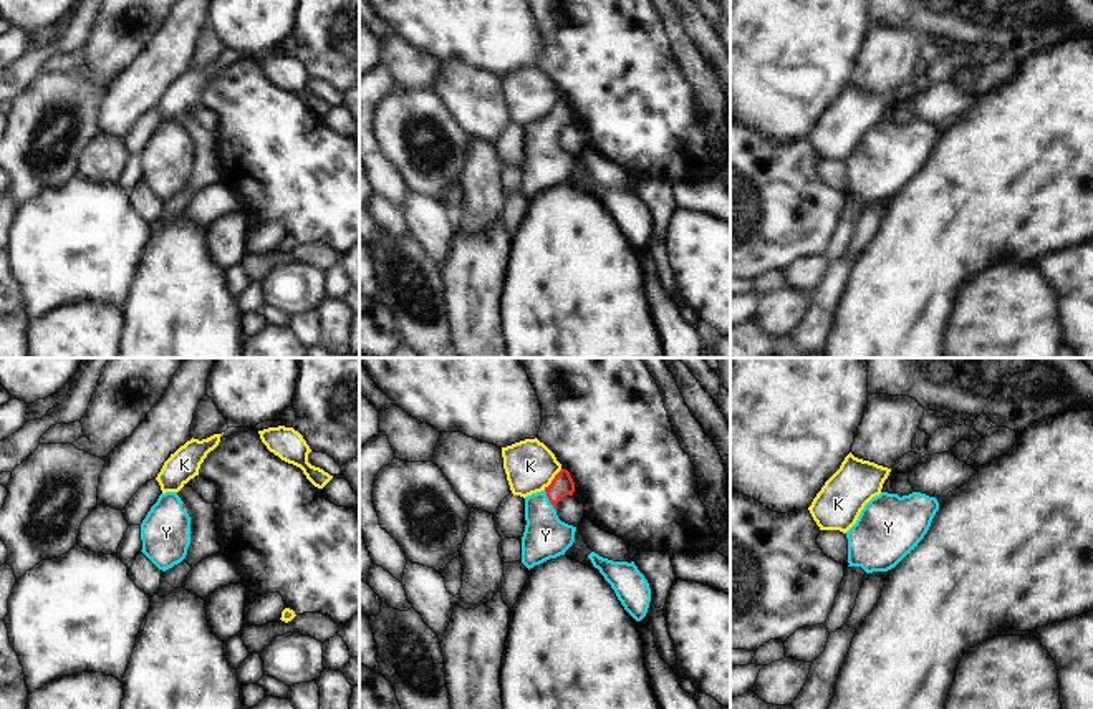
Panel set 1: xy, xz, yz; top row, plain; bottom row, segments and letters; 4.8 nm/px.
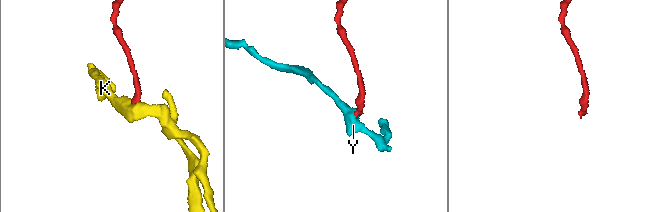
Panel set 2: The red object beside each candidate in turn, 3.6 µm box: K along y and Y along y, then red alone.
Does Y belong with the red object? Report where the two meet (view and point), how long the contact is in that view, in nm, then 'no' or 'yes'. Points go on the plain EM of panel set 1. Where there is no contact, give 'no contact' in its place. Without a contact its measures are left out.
xz (548, 128) | 120 nm | yes

